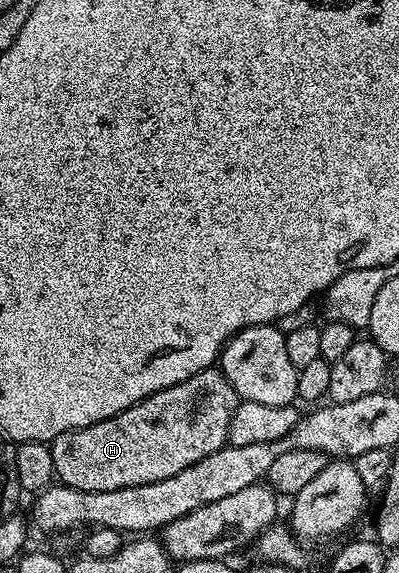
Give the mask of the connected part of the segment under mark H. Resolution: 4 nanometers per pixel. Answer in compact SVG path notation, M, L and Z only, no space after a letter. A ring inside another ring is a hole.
M222 369L197 372L197 376L189 376L189 380L173 384L173 388L165 388L149 396L125 408L117 416L54 438L49 445L53 452L55 477L62 485L84 492L113 492L117 488L133 488L153 484L157 480L169 480L169 476L177 476L177 472L189 468L189 464L197 464L197 460L205 460L205 456L213 456L213 452L228 445L227 429L240 401Z

